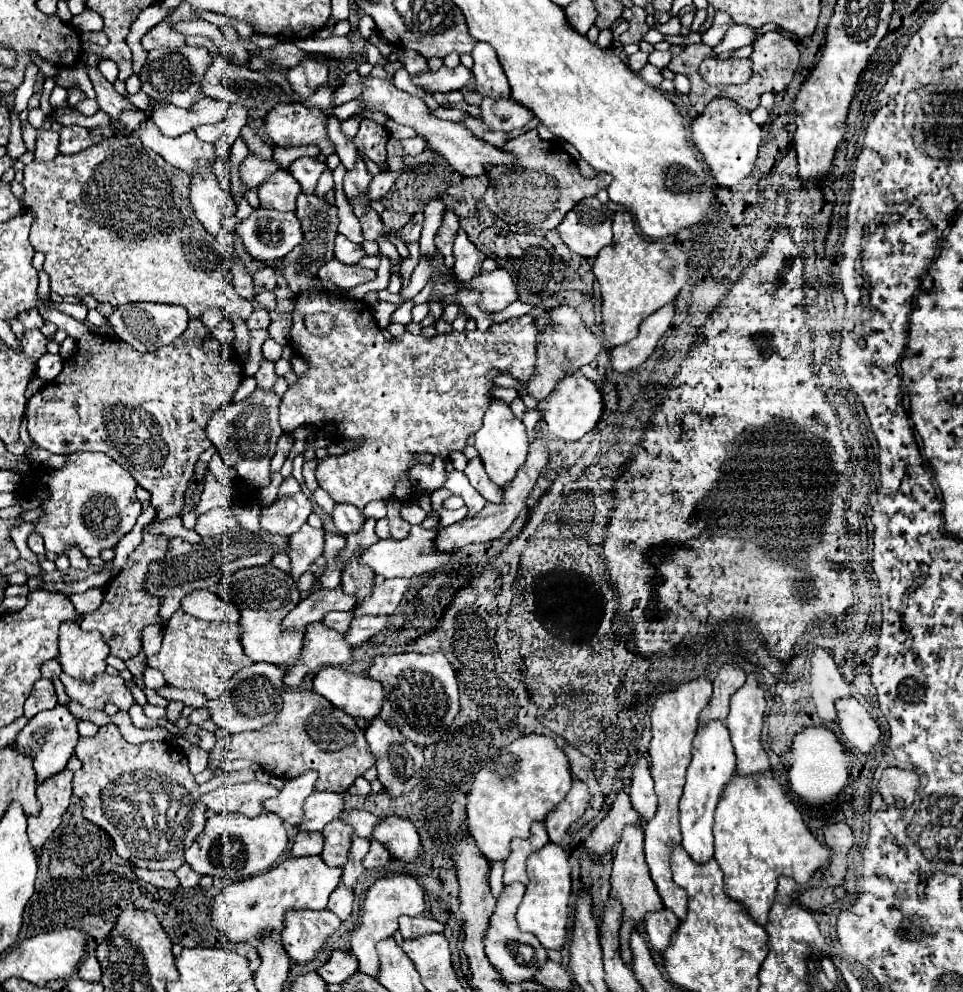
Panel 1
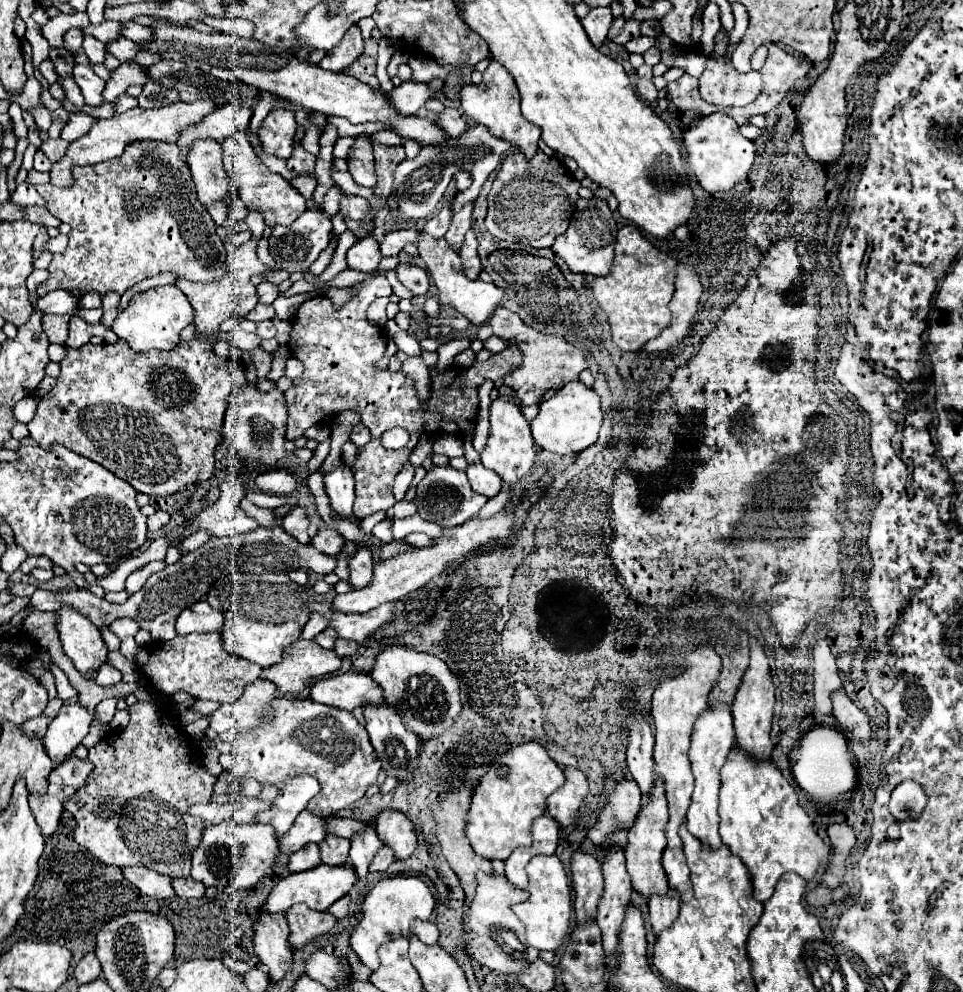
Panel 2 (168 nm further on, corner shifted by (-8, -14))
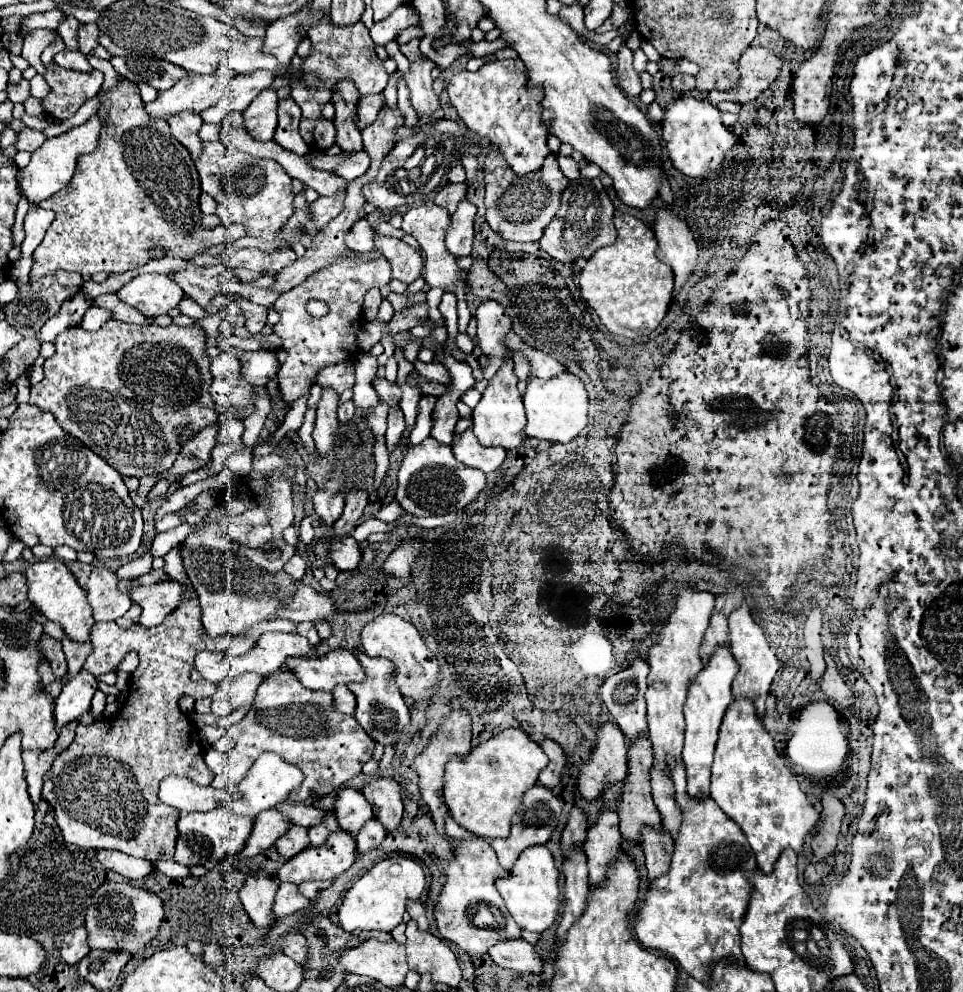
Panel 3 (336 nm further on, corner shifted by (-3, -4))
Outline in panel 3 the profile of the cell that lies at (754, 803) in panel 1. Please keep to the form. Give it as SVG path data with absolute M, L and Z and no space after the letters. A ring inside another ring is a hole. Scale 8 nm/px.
M733 700L725 710L711 772L711 796L719 804L719 808L741 826L757 856L757 866L763 874L773 872L773 864L785 848L793 848L795 852L799 852L805 844L805 836L815 828L819 820L819 812L813 808L813 804L809 804L805 792L799 788L795 774L785 764L785 758L777 754L773 736L765 730L751 700Z

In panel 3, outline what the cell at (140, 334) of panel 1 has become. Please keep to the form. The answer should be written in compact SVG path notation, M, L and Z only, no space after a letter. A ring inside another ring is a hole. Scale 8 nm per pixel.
M139 274L127 282L117 296L145 316L161 316L177 307L183 290L163 274Z

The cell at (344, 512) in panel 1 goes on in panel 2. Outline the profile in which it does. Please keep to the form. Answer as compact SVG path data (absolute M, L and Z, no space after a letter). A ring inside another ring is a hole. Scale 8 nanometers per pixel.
M338 462L336 468L324 478L324 486L326 486L326 494L330 496L332 510L338 512L340 516L348 518L352 524L358 524L358 518L354 518L354 514L352 514L352 506L354 506L352 470L348 466L344 466L342 462Z

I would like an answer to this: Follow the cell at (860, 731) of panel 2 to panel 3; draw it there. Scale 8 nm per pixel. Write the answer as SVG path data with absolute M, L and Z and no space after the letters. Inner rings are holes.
M827 654L825 656L825 662L827 662L827 670L823 674L823 678L819 680L819 686L821 690L827 694L827 698L835 700L837 704L841 706L851 706L853 704L853 692L847 688L847 684L843 682L841 674L837 672L837 666L833 662L833 658Z

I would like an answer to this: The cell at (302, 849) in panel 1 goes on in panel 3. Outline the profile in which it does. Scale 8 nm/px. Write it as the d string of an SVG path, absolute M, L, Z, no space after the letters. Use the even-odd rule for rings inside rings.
M293 826L289 828L289 832L285 832L285 836L281 836L281 840L277 840L275 848L283 858L293 858L295 854L299 854L301 850L305 850L309 846L309 836L307 830L303 826Z

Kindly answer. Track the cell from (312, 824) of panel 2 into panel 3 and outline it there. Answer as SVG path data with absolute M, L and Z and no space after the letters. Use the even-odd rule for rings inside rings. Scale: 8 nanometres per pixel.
M277 810L261 812L261 816L255 818L253 832L249 836L249 842L245 842L241 856L255 856L255 854L267 850L287 830L289 830L289 822L281 812L277 812Z

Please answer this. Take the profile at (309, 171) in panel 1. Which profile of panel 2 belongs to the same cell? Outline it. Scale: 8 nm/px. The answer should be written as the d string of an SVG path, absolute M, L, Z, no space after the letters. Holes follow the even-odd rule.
M298 128L296 148L294 148L294 154L288 158L288 170L298 172L298 174L312 174L314 166L316 166L316 158L300 146L300 136L302 134L304 134L304 128Z

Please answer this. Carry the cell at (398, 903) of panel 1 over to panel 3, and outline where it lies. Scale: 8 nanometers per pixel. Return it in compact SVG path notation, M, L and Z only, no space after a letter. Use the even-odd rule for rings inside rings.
M397 854L379 860L369 872L365 872L345 894L341 908L337 910L339 924L345 932L353 930L383 930L391 932L403 918L405 900L417 900L425 888L423 868L409 856Z

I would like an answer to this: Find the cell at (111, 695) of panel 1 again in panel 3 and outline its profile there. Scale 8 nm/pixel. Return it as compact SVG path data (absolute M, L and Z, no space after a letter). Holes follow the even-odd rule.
M175 546L167 556L165 556L165 572L169 572L169 578L185 586L185 600L181 608L175 608L159 626L153 628L143 628L143 626L131 626L131 628L119 628L115 622L95 622L91 628L91 642L93 642L93 654L85 660L83 668L89 670L91 674L107 674L117 670L117 664L123 660L123 656L129 650L135 650L139 654L139 666L131 674L131 684L129 684L129 696L125 700L125 708L121 708L119 716L109 724L109 726L99 726L99 720L93 724L79 724L77 726L77 736L65 752L53 760L53 768L45 774L43 780L43 790L41 796L49 806L53 808L53 814L57 818L57 824L61 828L61 834L65 842L75 844L79 848L91 848L91 850L121 850L129 856L145 858L151 862L157 860L171 860L175 854L175 840L177 840L177 810L171 806L165 806L157 798L159 790L159 780L177 774L177 776L187 776L193 782L205 786L211 784L213 772L207 768L203 760L203 748L199 742L197 728L189 718L179 712L179 698L181 696L213 696L217 690L217 684L201 680L201 682L191 682L189 672L193 666L193 658L199 650L215 650L223 652L229 656L243 656L247 654L255 645L255 640L261 634L269 631L281 631L285 633L295 633L297 624L289 620L269 620L257 623L248 635L233 636L226 634L221 638L211 638L207 636L205 628L201 628L201 608L197 602L197 594L193 592L189 578L185 576L183 562L179 556L179 546ZM131 720L137 722L137 726L131 726ZM111 762L115 766L111 766ZM127 766L127 768L123 768Z

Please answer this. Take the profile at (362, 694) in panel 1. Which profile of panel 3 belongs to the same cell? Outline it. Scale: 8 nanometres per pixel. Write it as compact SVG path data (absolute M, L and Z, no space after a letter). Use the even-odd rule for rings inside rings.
M343 648L331 650L325 656L287 660L287 668L305 688L323 692L331 692L337 684L361 682L365 678L361 664L355 660L355 654Z

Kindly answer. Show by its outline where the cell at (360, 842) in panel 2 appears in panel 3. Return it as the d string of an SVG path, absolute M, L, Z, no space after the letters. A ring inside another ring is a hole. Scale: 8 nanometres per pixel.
M343 788L335 796L335 816L339 820L339 826L349 832L351 836L357 836L359 828L373 818L373 810L369 808L369 802L365 796L355 788Z

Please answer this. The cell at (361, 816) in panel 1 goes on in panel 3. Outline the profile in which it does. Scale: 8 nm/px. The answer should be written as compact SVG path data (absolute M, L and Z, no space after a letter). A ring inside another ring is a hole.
M281 804L281 808L277 808L279 812L285 812L285 816L289 816L289 822L291 824L297 824L297 826L315 826L319 822L323 822L325 818L325 812L323 810L317 810L313 806L305 806L305 804Z

